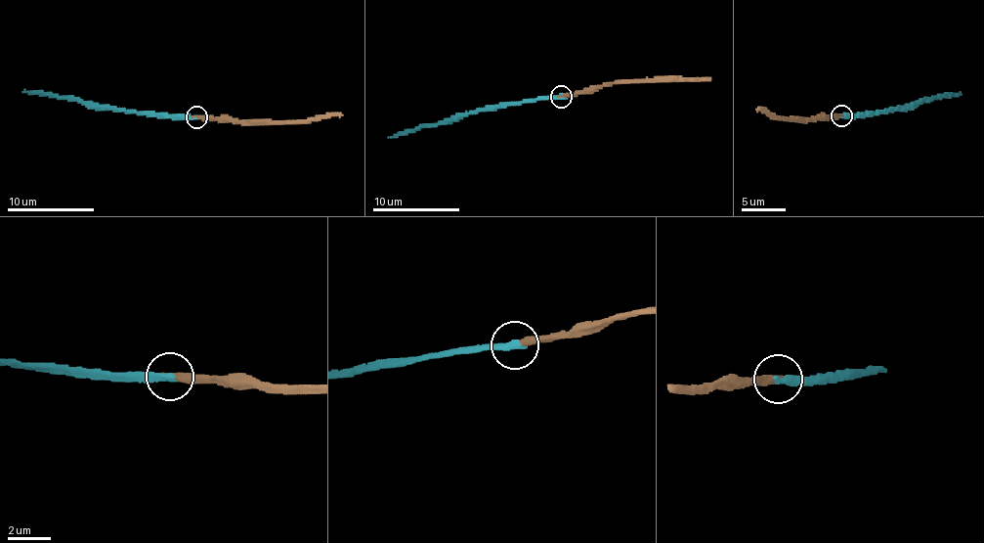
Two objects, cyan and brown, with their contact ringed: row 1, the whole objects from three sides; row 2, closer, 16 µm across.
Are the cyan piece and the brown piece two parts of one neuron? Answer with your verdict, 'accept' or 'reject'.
accept

